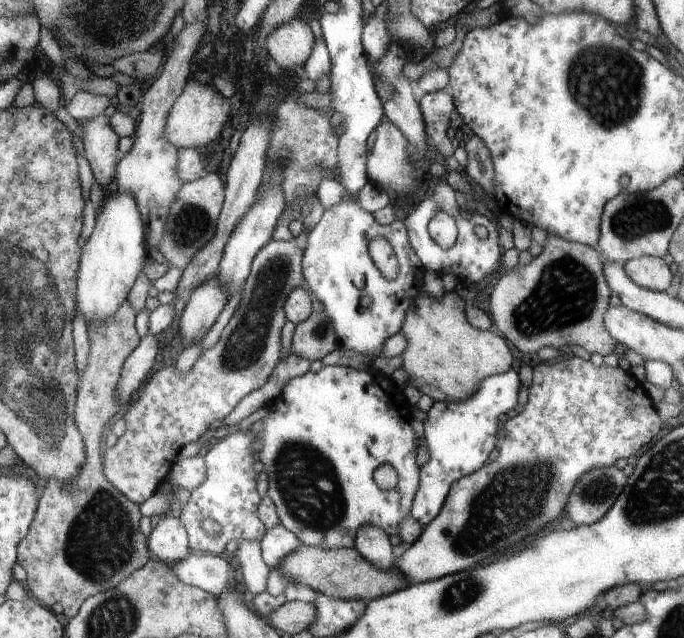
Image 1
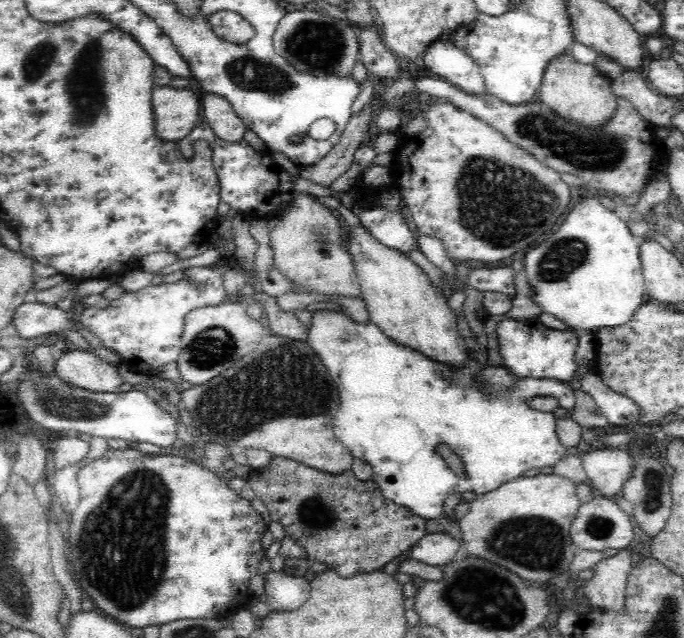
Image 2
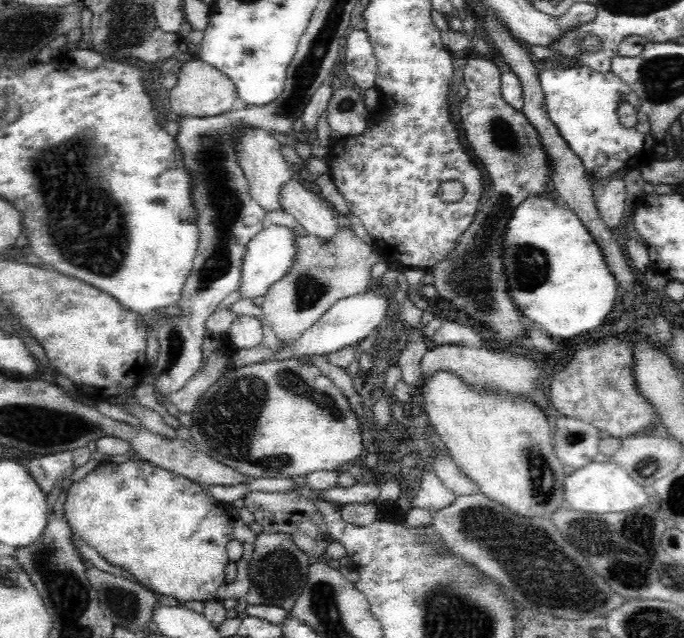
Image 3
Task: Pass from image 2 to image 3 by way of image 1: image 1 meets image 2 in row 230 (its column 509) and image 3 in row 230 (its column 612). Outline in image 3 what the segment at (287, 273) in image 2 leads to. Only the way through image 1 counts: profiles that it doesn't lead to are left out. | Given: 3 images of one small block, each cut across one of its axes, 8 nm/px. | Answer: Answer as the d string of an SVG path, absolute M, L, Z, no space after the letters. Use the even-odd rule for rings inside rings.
M339 227L328 241L310 235L296 235L295 245L297 253L288 274L267 290L263 302L263 314L269 328L282 342L300 338L338 300L362 295L371 281L370 270L376 262L384 261L387 266L392 264L391 258L362 242L352 229L343 227Z

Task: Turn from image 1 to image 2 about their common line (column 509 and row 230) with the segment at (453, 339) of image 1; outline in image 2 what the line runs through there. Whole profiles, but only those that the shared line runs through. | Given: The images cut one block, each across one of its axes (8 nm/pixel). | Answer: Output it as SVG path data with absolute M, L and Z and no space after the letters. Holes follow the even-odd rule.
M354 230L348 248L350 248L350 252L356 254L352 262L356 267L356 274L361 286L360 298L368 309L371 322L398 344L416 349L416 352L421 352L424 356L439 361L440 364L460 365L468 356L469 349L466 347L464 336L458 332L457 316L446 304L446 298L442 293L432 285L424 270L414 262L410 262L408 258L400 256L395 249L388 248L376 241L366 230Z

